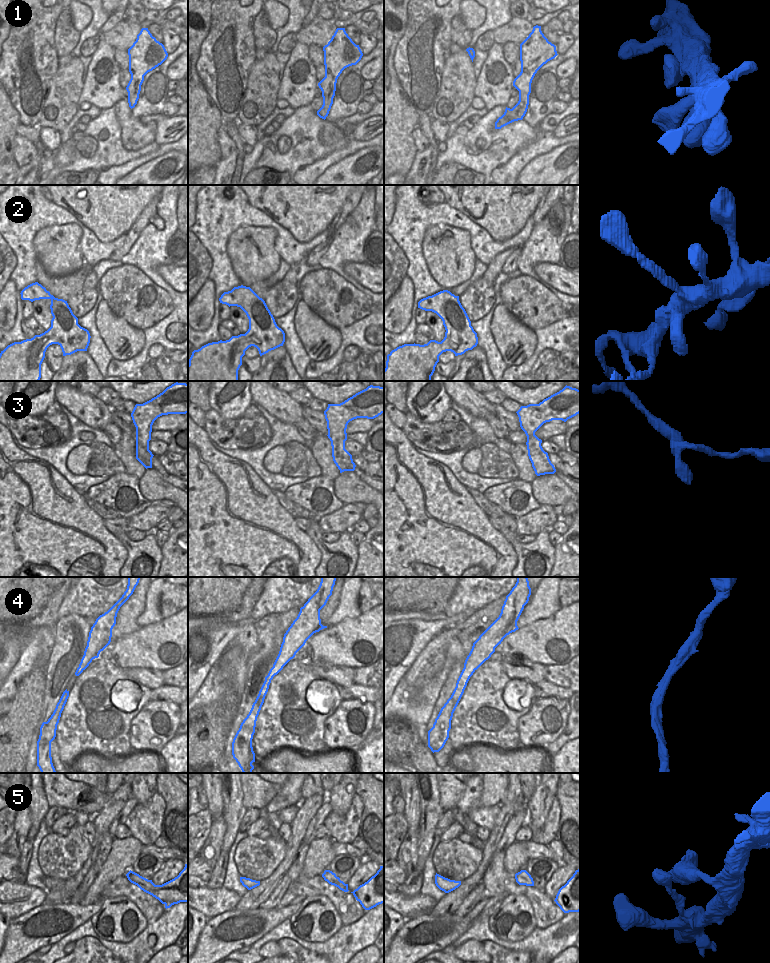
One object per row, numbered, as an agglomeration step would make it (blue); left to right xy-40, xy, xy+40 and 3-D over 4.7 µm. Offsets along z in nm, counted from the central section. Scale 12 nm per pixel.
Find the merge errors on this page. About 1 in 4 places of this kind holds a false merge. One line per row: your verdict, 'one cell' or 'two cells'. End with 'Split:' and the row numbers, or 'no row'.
1: one cell
2: one cell
3: one cell
4: one cell
5: one cell
Split: no row

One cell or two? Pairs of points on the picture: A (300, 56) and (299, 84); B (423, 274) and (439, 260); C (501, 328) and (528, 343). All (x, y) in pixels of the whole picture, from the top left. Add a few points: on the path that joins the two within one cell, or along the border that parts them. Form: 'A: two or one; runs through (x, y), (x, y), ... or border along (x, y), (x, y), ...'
A: one; runs through (297, 64), (305, 74), (306, 79)
B: two; border along (422, 247), (422, 256), (431, 276), (443, 288)
C: one; runs through (508, 333), (515, 340), (521, 341)

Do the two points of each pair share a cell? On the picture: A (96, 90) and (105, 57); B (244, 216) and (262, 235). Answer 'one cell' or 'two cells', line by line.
A: one cell
B: two cells

